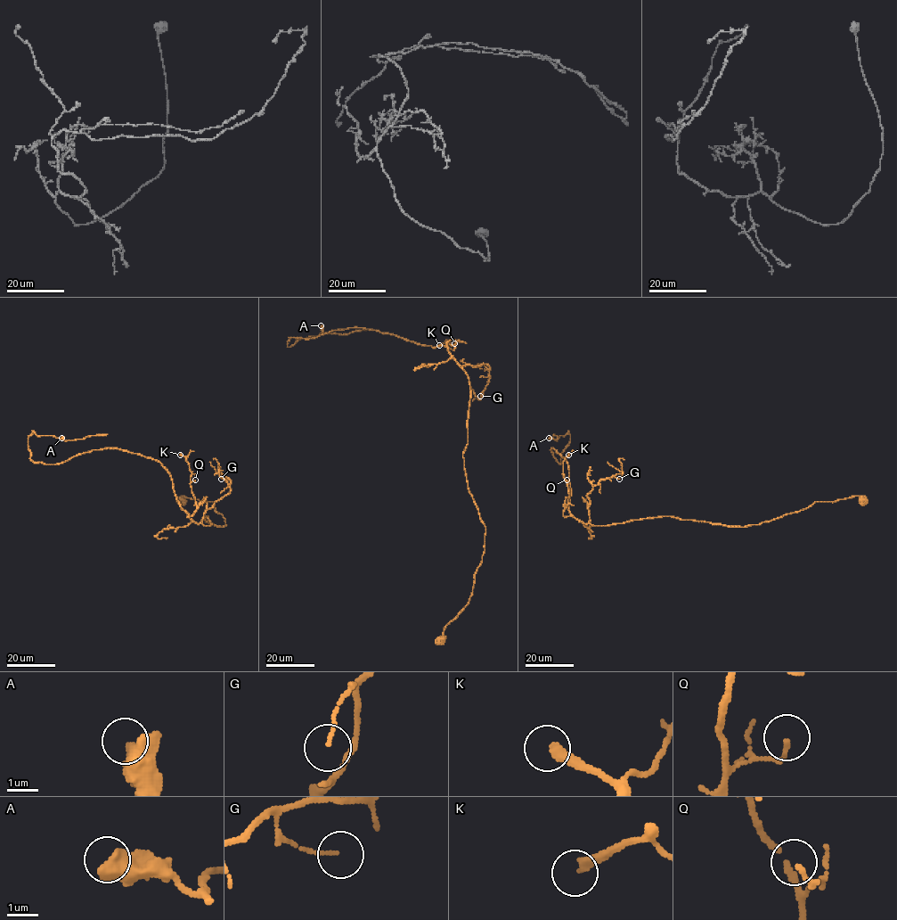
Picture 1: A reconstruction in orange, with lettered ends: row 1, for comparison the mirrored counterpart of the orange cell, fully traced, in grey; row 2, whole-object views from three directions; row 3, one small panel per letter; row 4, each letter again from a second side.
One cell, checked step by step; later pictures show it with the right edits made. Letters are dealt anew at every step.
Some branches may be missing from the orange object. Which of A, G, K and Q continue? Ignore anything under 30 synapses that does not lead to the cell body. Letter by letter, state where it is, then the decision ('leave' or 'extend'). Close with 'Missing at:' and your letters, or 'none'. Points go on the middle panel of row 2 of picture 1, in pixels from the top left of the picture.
A: place (321, 325); leave
G: place (480, 396); leave
K: place (439, 345); extend
Q: place (454, 343); leave
Missing at: K

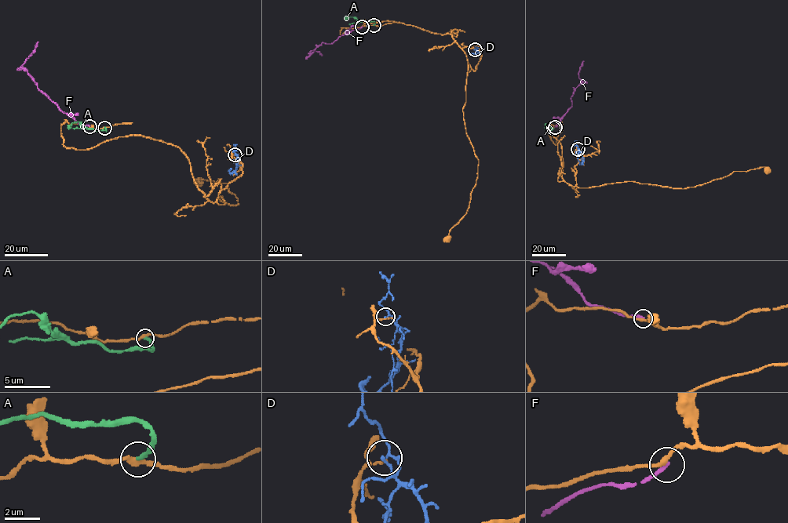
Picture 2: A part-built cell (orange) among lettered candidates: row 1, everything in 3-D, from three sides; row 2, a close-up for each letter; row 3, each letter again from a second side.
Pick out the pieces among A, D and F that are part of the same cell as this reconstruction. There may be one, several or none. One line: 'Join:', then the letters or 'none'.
Join: none

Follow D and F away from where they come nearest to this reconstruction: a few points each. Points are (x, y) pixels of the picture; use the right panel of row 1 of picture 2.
D: (578, 149), (582, 157), (581, 163), (581, 159)
F: (555, 127), (571, 106), (570, 97), (581, 82), (578, 73), (583, 61)

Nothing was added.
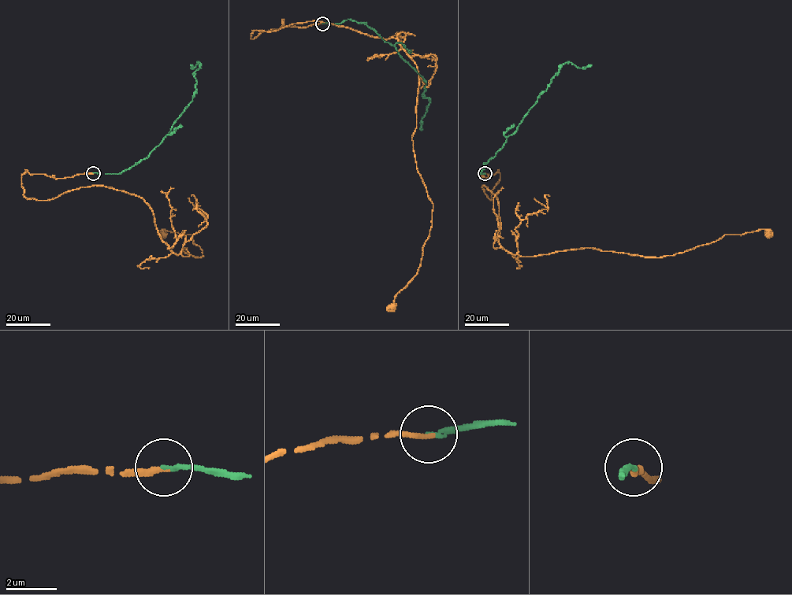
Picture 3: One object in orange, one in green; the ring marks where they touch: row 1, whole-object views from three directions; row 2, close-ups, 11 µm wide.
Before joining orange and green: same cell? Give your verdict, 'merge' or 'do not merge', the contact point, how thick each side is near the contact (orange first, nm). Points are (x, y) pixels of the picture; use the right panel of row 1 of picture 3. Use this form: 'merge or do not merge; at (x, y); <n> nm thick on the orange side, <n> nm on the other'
merge; at (485, 173); 200 nm thick on the orange side, 170 nm on the other

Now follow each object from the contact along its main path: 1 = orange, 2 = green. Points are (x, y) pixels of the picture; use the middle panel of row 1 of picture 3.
1: (322, 24), (250, 39), (329, 23), (396, 38), (416, 65), (413, 152), (432, 220), (392, 306)
2: (322, 24), (349, 19), (364, 23), (396, 47), (425, 82), (423, 96), (429, 101), (422, 130)

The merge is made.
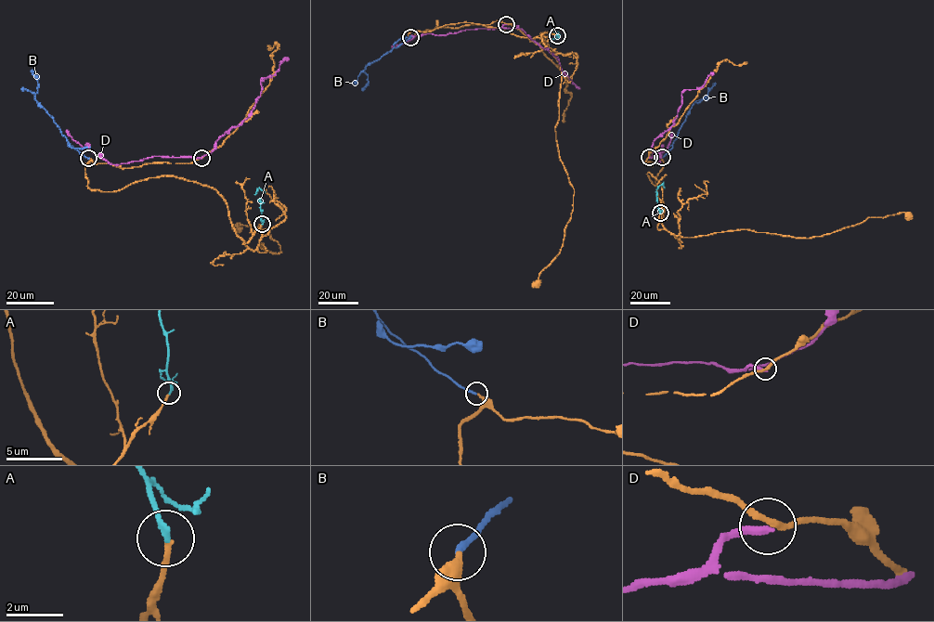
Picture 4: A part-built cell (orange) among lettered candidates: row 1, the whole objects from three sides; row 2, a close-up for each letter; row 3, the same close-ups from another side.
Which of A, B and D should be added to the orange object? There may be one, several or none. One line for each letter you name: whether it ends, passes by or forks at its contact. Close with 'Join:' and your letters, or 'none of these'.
A: It ends there
B: It ends there
Join: A, B

